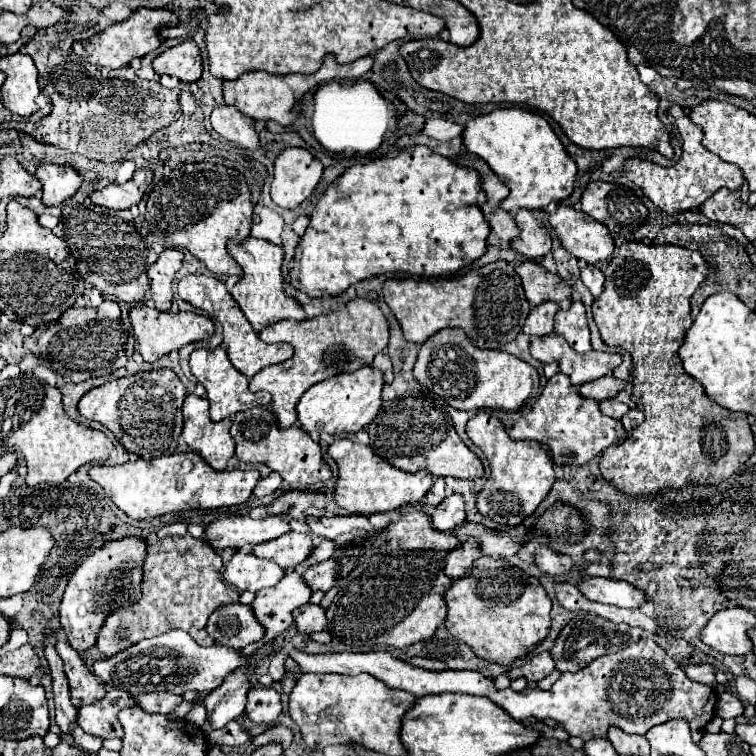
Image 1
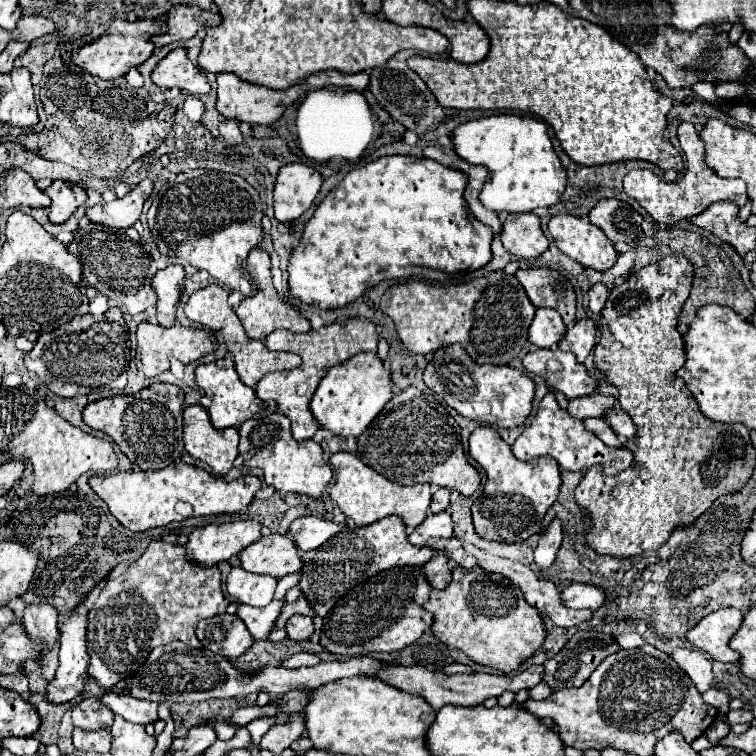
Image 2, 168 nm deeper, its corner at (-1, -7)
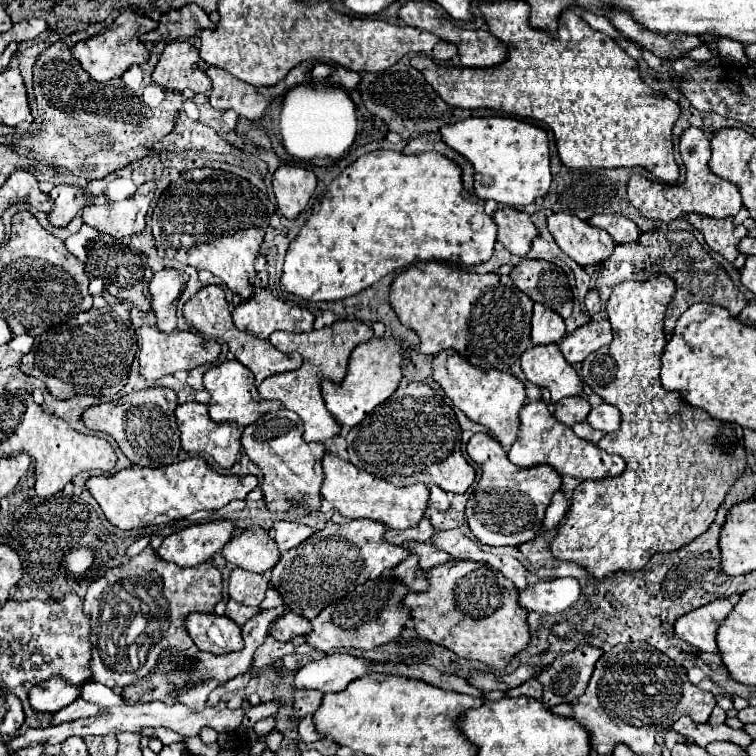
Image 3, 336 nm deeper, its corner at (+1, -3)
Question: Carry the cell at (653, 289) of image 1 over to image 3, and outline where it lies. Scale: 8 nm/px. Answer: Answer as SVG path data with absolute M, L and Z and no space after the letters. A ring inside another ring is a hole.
M655 276L647 282L629 280L617 284L607 302L613 340L609 348L599 348L587 356L581 368L581 376L591 390L621 412L621 428L605 434L597 446L605 452L619 454L627 462L627 468L617 478L587 480L573 490L569 516L559 526L549 550L557 560L583 566L595 580L609 578L619 570L637 572L647 566L651 556L679 550L701 536L715 520L717 508L747 464L741 426L713 420L705 410L685 404L677 392L665 392L659 384L661 354L665 350L663 318L669 300L673 300L673 288L675 284L667 276Z

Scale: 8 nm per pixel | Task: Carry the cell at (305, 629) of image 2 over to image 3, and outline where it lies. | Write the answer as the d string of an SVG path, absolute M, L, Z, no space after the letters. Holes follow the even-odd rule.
M287 612L287 614L279 616L279 618L271 624L269 634L271 634L275 640L287 642L287 640L291 640L293 636L305 636L305 634L309 634L309 628L311 628L311 622L309 622L309 620L305 620L303 616L293 614L293 612Z

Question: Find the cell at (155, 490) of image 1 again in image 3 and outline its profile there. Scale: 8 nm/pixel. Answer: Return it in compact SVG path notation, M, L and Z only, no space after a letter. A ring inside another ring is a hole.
M199 456L187 458L167 468L125 468L113 476L93 476L87 480L87 490L101 506L105 518L121 528L133 530L153 524L167 524L171 520L187 518L197 510L219 510L231 500L245 500L257 486L255 476L219 474L207 466Z

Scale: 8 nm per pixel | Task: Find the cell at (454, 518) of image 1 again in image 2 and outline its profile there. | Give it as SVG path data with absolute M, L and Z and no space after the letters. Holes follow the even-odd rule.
M443 510L439 514L433 514L431 518L425 518L409 534L409 542L415 546L425 546L429 538L451 538L451 536L453 536L453 518L451 512Z

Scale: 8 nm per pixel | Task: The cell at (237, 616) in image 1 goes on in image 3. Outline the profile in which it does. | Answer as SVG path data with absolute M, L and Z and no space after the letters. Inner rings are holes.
M191 612L185 618L185 630L199 650L217 656L241 648L241 630L227 616Z

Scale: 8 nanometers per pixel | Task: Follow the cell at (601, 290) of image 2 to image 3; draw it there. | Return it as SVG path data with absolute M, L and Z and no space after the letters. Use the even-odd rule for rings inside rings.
M595 290L587 292L587 296L585 296L585 308L587 308L589 318L595 318L601 312L601 300L599 300L599 296L597 296Z

